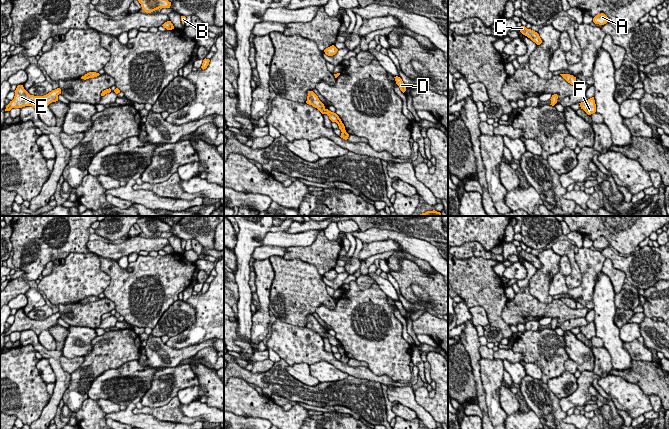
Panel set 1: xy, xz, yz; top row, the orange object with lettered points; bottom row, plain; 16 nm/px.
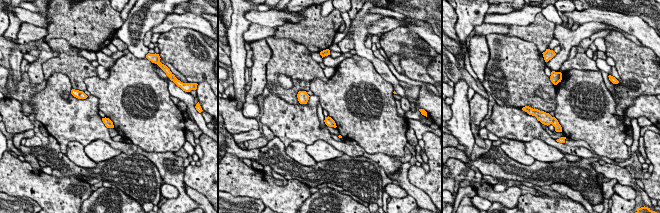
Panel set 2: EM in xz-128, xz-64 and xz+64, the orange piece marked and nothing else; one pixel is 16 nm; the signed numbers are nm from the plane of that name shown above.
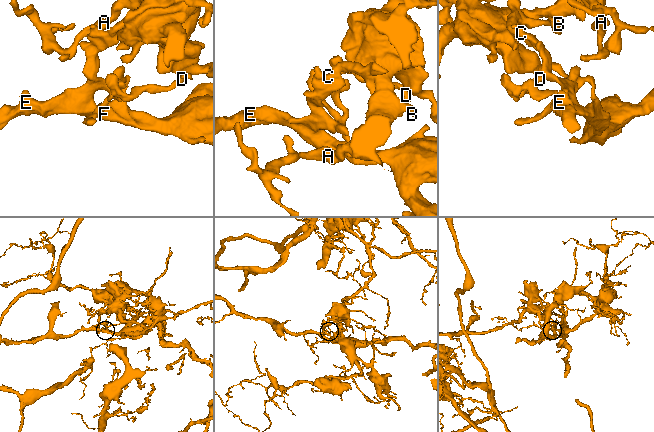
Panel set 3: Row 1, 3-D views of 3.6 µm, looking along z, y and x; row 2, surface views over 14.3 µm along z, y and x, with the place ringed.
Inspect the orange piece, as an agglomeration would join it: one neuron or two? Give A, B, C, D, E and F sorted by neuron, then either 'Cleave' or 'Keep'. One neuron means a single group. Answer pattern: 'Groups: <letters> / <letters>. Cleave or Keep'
Groups: A B C / D E F. Cleave

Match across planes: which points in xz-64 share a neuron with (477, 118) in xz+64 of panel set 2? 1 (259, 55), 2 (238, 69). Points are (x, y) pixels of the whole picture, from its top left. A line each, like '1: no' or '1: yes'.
1: yes
2: no

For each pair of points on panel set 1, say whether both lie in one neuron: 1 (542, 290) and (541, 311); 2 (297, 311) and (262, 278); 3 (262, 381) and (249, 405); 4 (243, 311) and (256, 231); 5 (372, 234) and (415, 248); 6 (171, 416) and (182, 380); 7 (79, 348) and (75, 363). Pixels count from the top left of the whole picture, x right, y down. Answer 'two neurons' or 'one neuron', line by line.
1: two neurons
2: two neurons
3: two neurons
4: one neuron
5: one neuron
6: two neurons
7: two neurons

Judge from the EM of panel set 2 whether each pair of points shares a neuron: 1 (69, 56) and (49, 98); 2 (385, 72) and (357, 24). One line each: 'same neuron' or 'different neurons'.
1: different neurons
2: same neuron

